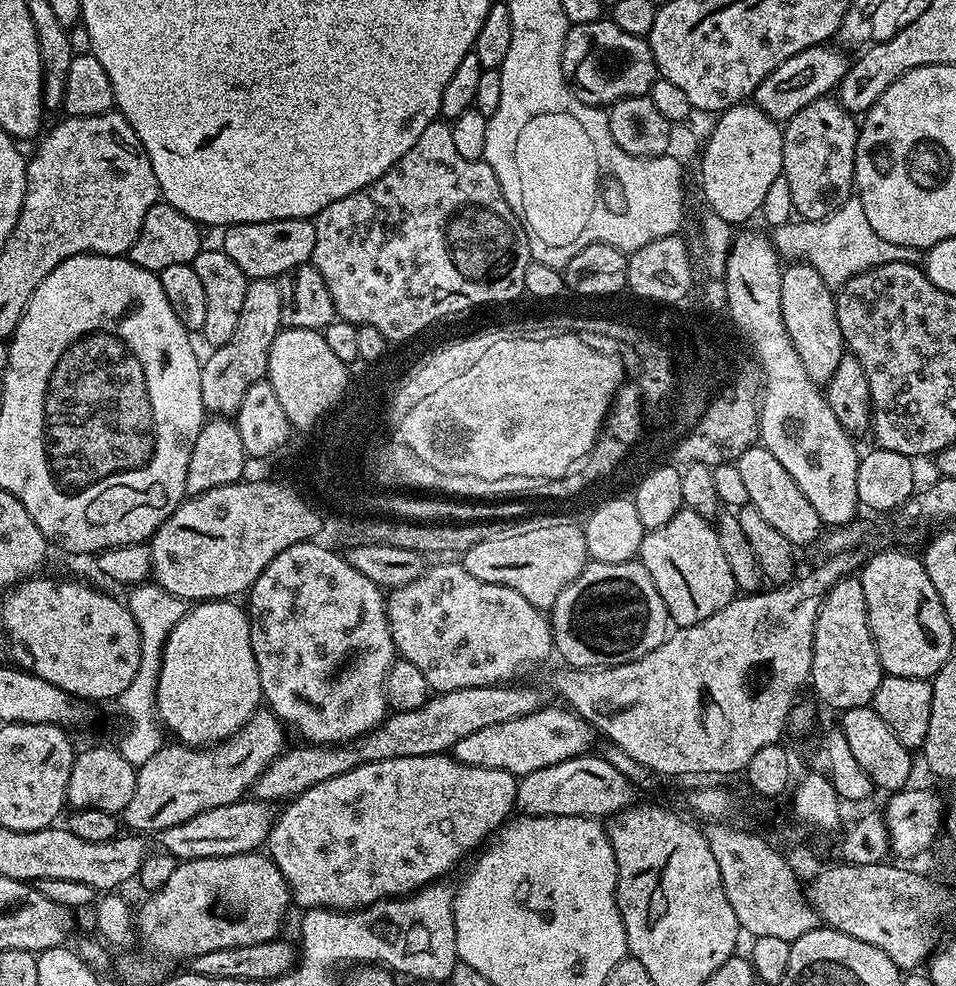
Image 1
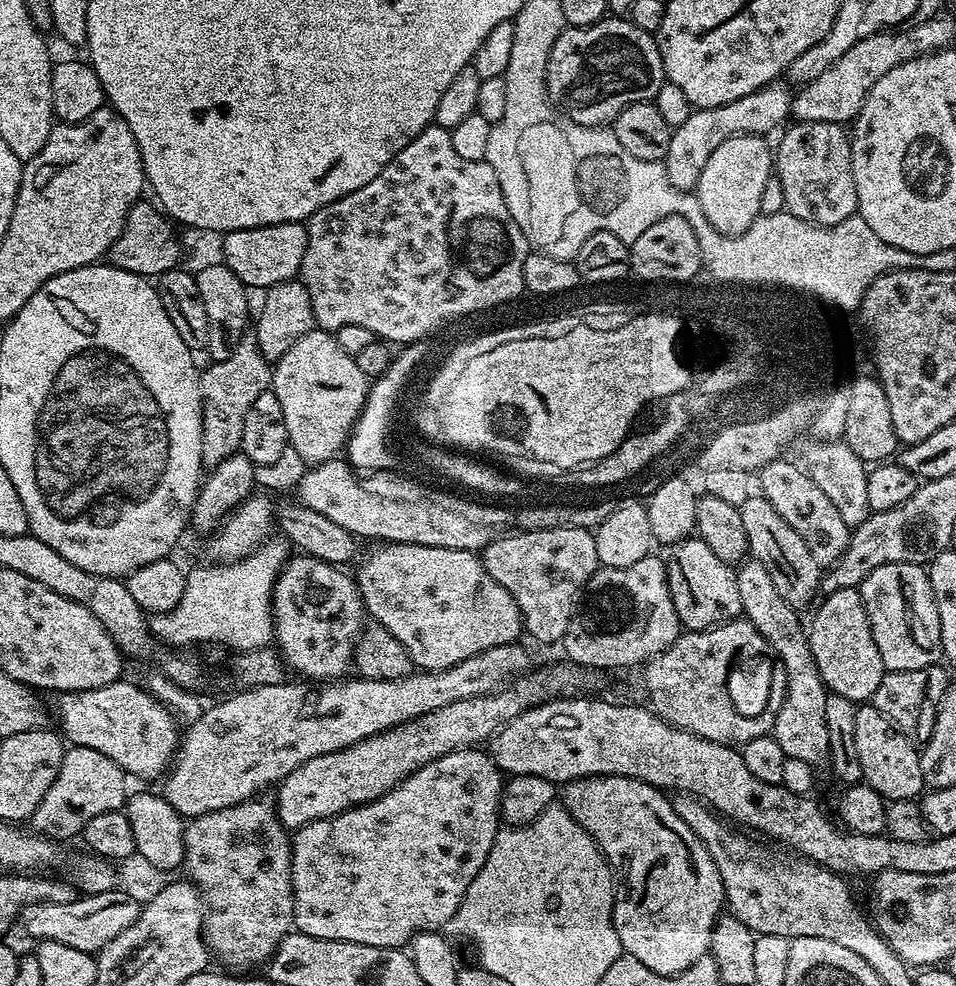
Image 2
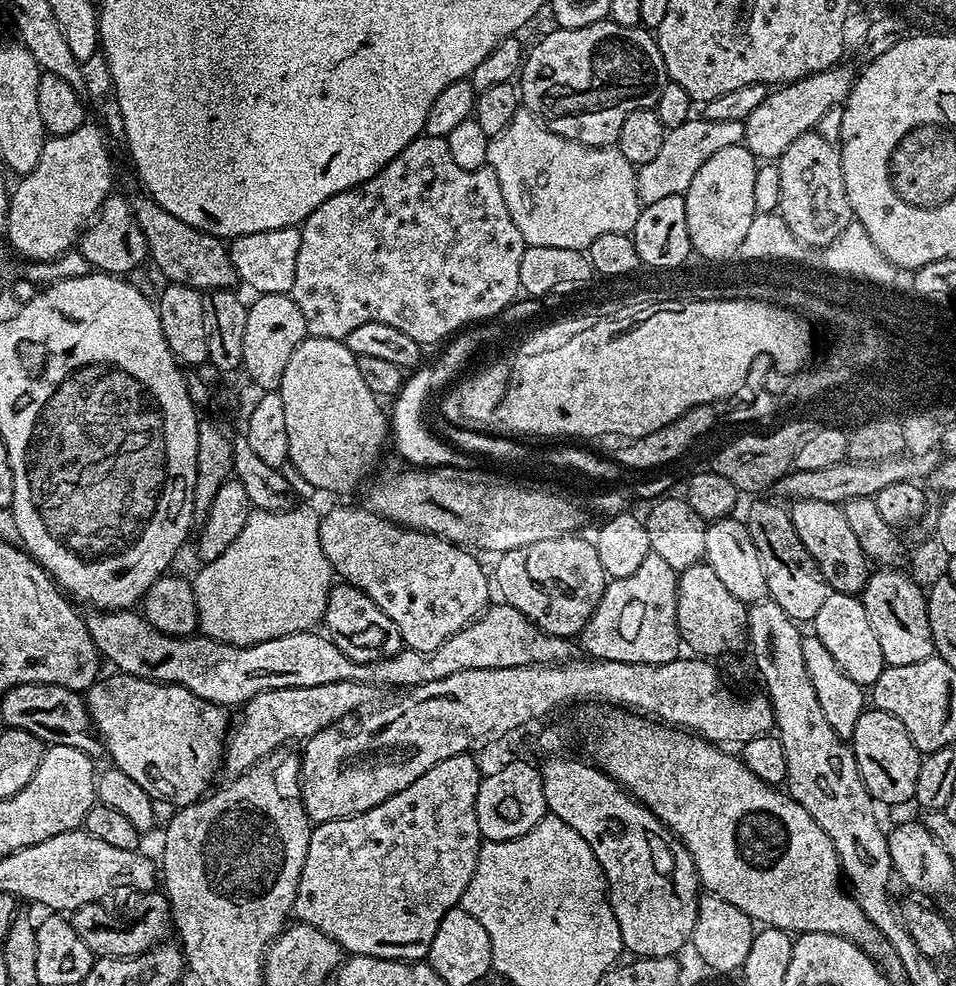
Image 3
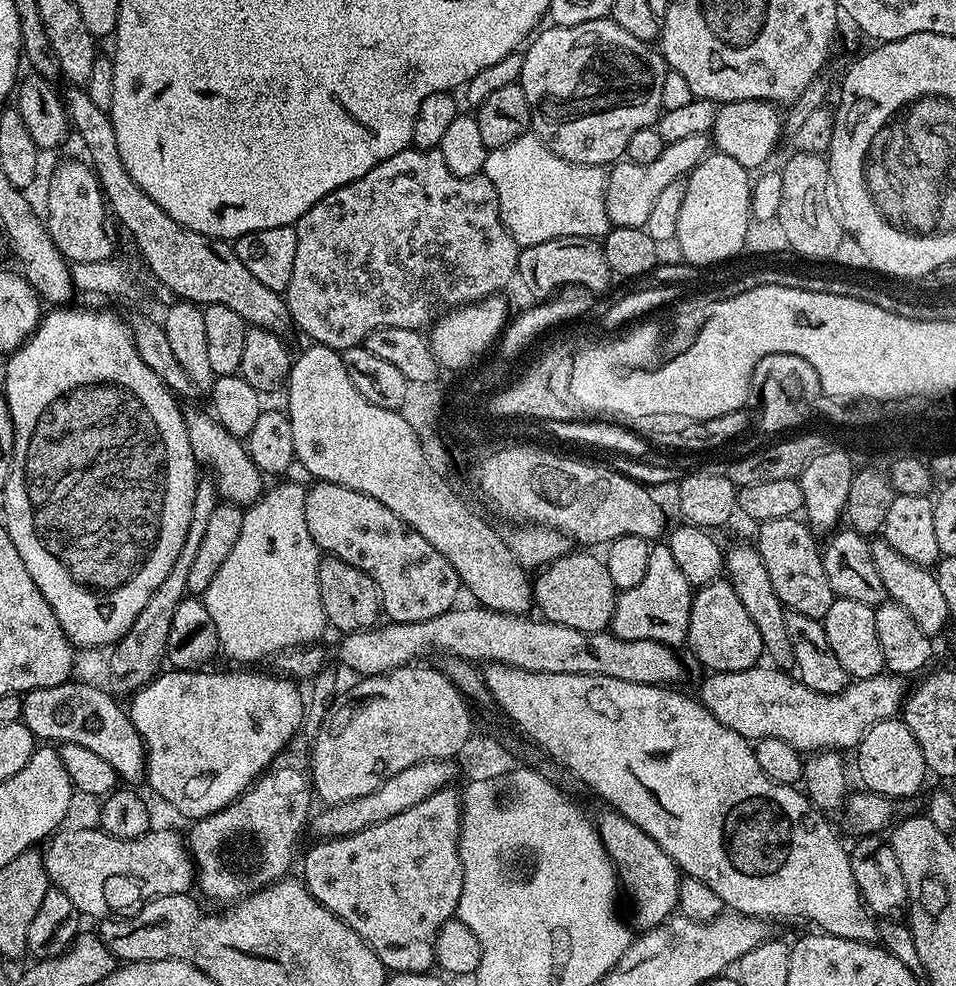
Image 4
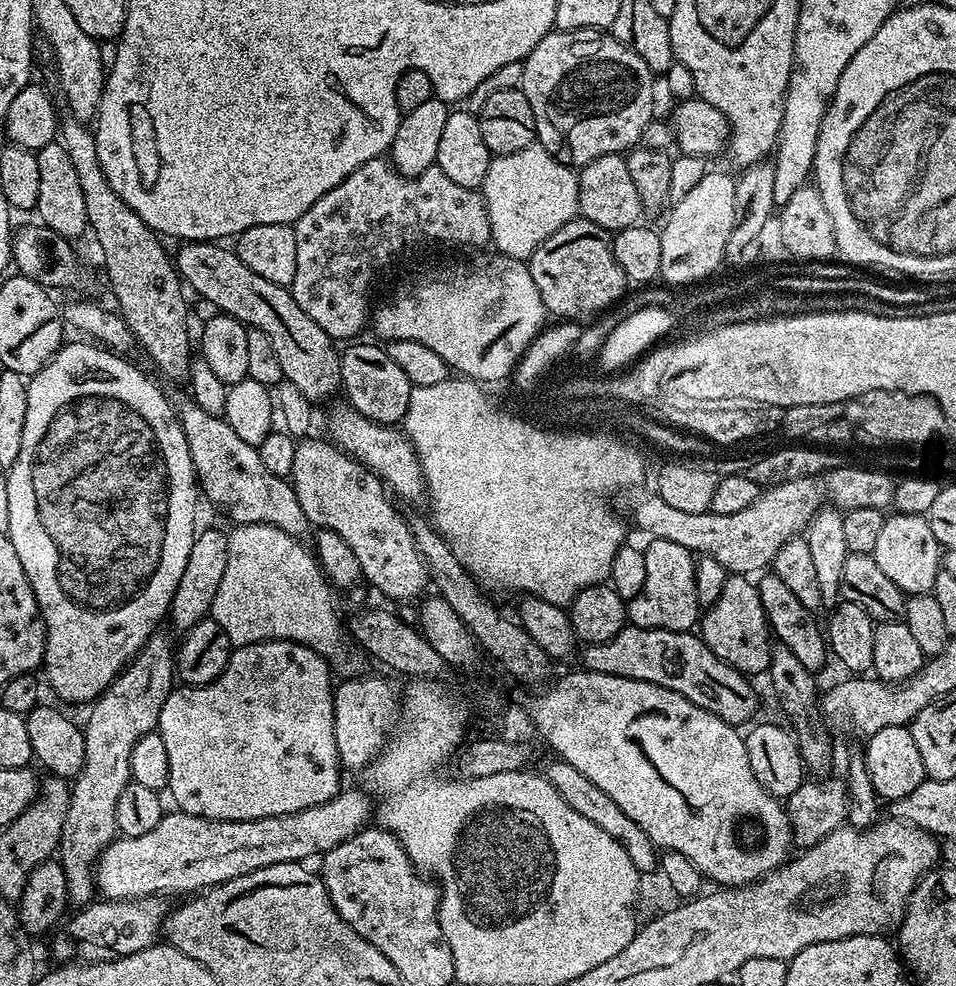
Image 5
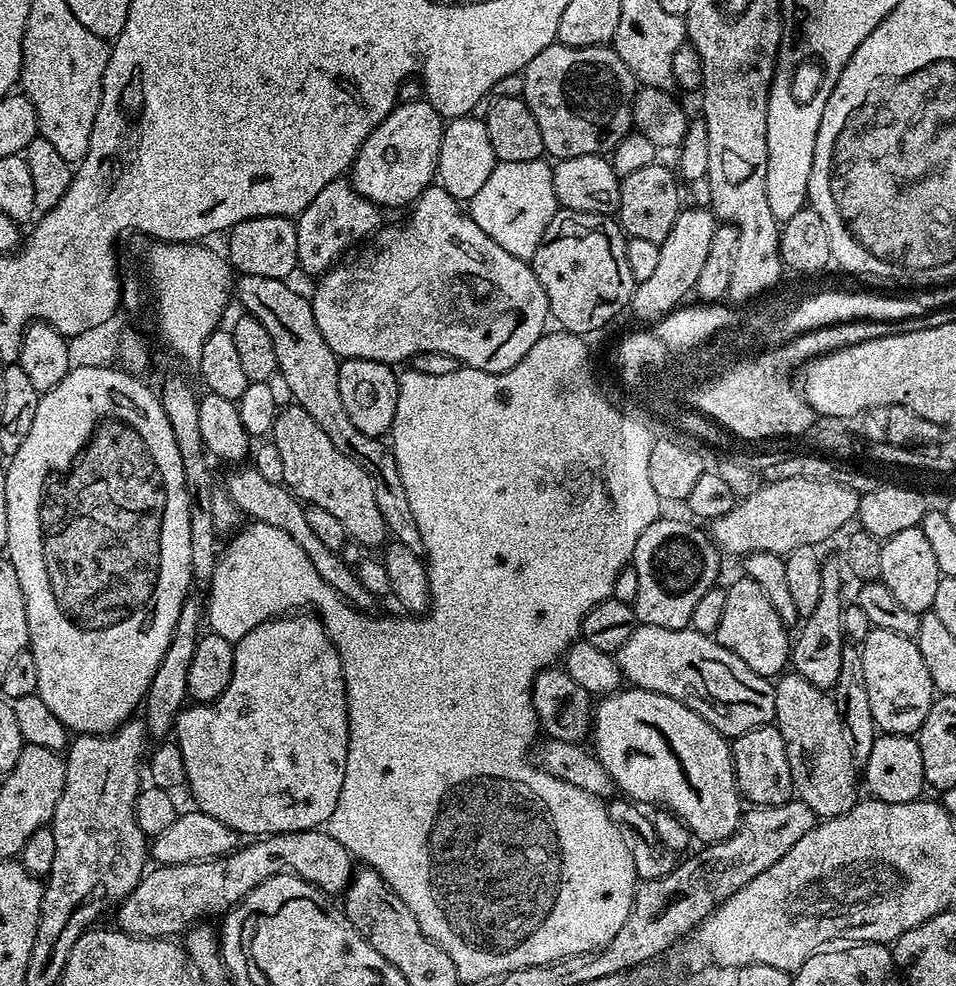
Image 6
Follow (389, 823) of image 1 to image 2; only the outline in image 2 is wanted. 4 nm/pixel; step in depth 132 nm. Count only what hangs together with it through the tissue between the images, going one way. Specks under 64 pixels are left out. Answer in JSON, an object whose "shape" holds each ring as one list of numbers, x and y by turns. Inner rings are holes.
{"shape":[[461,746,455,752,414,770,412,774,395,784,389,792,382,794,377,800,371,800,368,804,358,804,354,808,347,808,344,812,339,812,337,816,315,820,295,829,294,835,291,837,292,922,295,931,306,934,310,938,358,942,362,946,403,949,405,946,411,945,412,939,420,932,443,929,458,910,470,882,474,882,474,874,478,874,478,870,482,870,482,862,486,862,486,854,490,854,490,846,494,846,496,833,502,827,500,808,502,809,504,785,502,773,487,751,476,746]]}

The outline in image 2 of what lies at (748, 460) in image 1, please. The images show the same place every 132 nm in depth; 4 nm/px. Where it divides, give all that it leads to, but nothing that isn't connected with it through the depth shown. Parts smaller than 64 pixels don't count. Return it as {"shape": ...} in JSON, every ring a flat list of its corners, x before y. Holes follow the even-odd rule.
{"shape":[[781,458,761,468,758,473,758,492,802,537,802,542,806,542,810,554,814,554,814,562,818,562,821,569,827,570,840,561,848,545,850,525,842,522,842,514,838,514,834,502,830,502,823,490,814,486,799,463,791,464,788,458]]}

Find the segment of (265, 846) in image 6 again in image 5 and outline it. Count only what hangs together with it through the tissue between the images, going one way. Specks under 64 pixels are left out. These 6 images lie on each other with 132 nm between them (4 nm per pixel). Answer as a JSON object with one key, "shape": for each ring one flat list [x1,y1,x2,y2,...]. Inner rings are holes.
{"shape":[[143,896,137,900,96,898,67,917,64,932,70,939,81,940,92,948,109,948,112,951,109,953,116,956,138,954,138,950,146,950,157,943,170,911,166,901,158,896]]}

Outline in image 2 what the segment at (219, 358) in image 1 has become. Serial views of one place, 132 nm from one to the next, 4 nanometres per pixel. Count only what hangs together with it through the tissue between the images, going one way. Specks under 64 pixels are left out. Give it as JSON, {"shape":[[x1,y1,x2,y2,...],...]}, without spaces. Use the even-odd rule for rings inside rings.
{"shape":[[252,338,240,340,234,354,230,354,230,358,222,358,207,366,208,369,200,372,200,401,202,402,202,462,205,469,210,470,218,466,218,462,226,462,226,458,240,451,242,426,246,426,246,414,254,398,258,398,258,394,269,391,274,368,269,360,262,358,256,341]]}

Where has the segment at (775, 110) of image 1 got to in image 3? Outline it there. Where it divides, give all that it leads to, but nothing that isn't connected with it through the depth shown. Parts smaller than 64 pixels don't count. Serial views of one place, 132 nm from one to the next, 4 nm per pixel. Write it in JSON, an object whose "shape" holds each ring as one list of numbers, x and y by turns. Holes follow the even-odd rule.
{"shape":[[689,118,682,126,665,131,662,150,658,158,639,165,636,168,636,185,641,205,659,202,661,198,683,196,688,191,690,182,694,182,694,174,702,170,702,165,718,150,726,150,726,146,743,144,744,121,714,122,703,118]]}

